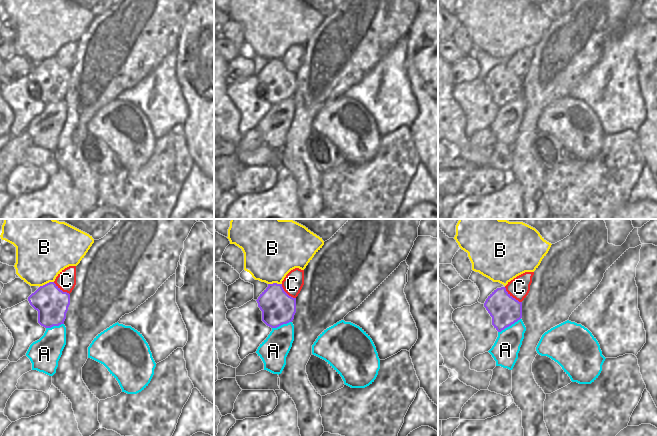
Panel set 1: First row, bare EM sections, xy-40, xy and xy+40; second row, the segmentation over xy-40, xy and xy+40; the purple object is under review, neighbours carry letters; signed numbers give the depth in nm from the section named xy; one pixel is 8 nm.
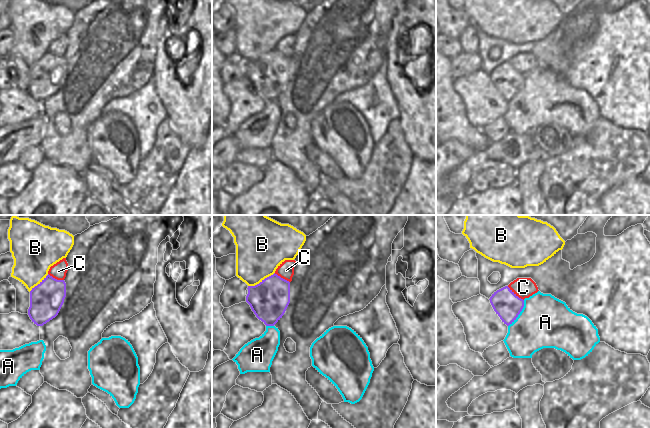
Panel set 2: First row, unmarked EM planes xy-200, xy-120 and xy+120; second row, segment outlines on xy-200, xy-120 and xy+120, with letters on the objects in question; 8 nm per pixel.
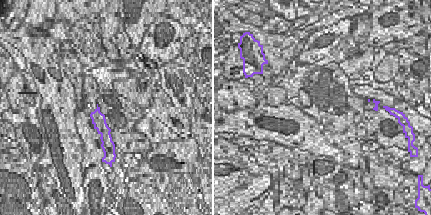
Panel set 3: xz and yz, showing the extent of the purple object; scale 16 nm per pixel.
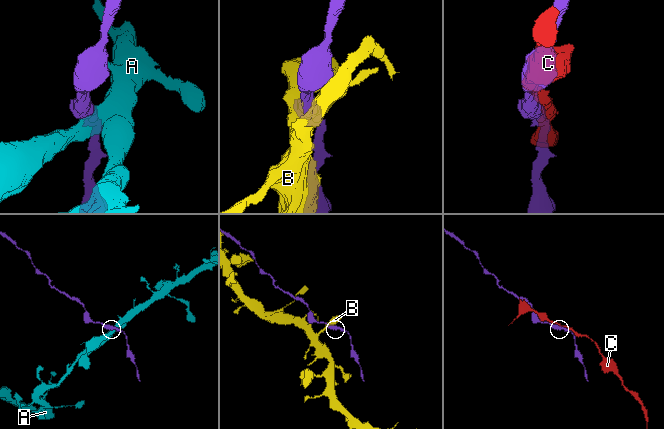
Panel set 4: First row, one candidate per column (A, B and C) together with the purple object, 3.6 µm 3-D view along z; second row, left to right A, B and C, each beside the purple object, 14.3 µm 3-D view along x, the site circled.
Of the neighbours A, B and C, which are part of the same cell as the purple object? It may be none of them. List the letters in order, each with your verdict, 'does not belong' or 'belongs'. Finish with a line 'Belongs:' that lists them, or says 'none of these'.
A: does not belong
B: does not belong
C: does not belong
Belongs: none of these

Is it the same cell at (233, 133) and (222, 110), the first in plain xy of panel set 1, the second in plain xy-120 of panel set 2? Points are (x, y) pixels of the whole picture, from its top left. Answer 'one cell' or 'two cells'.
one cell

